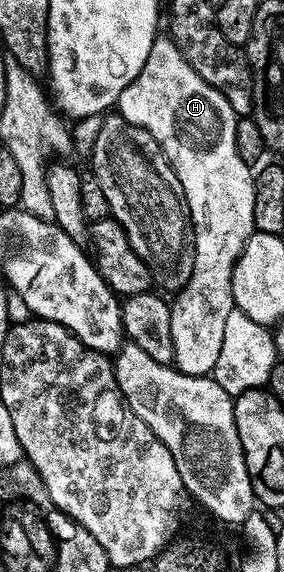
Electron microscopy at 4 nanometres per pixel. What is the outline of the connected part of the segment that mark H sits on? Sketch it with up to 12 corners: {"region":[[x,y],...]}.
{"region":[[156,36],[118,115],[153,134],[195,228],[174,367],[205,376],[236,309],[255,177],[233,106]]}

